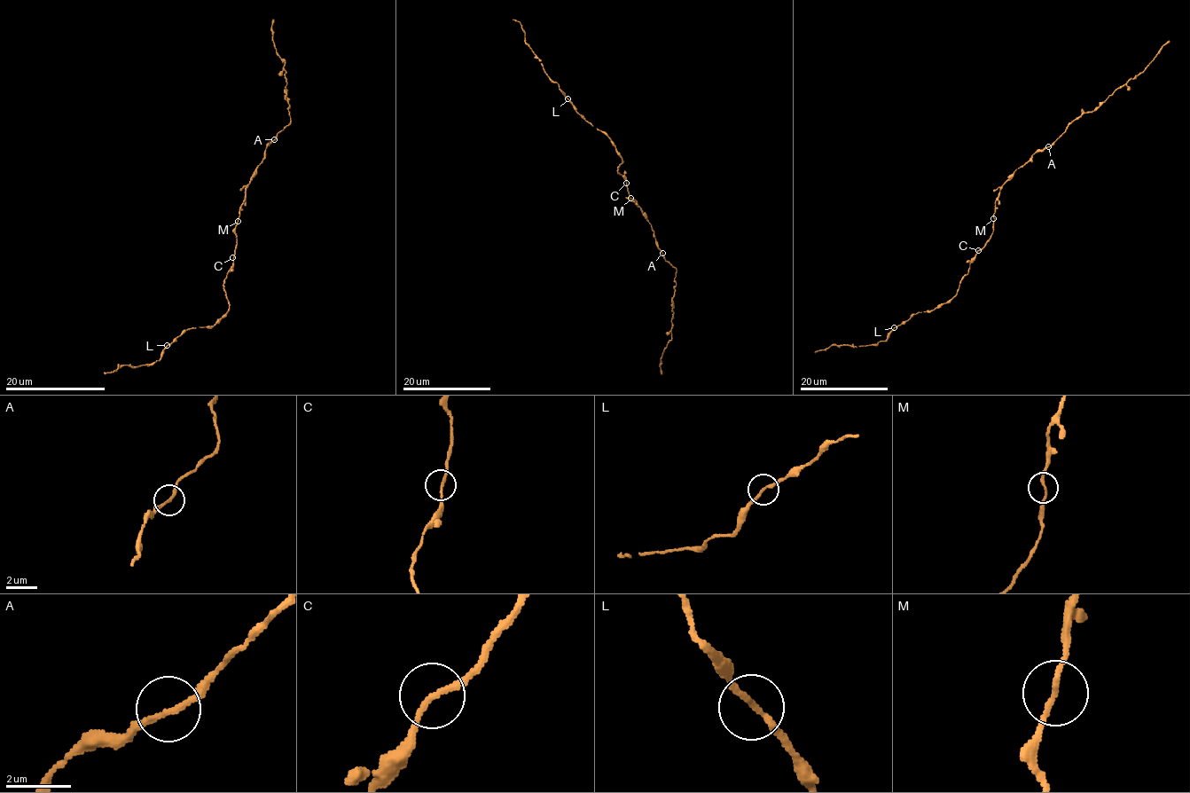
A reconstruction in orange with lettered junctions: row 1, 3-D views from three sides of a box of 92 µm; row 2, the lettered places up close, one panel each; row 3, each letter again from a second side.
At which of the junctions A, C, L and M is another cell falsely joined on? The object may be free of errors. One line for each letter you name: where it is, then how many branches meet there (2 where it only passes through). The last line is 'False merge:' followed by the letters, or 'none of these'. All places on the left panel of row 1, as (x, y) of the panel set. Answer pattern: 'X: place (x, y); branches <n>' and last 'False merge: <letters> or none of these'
False merge: none of these

